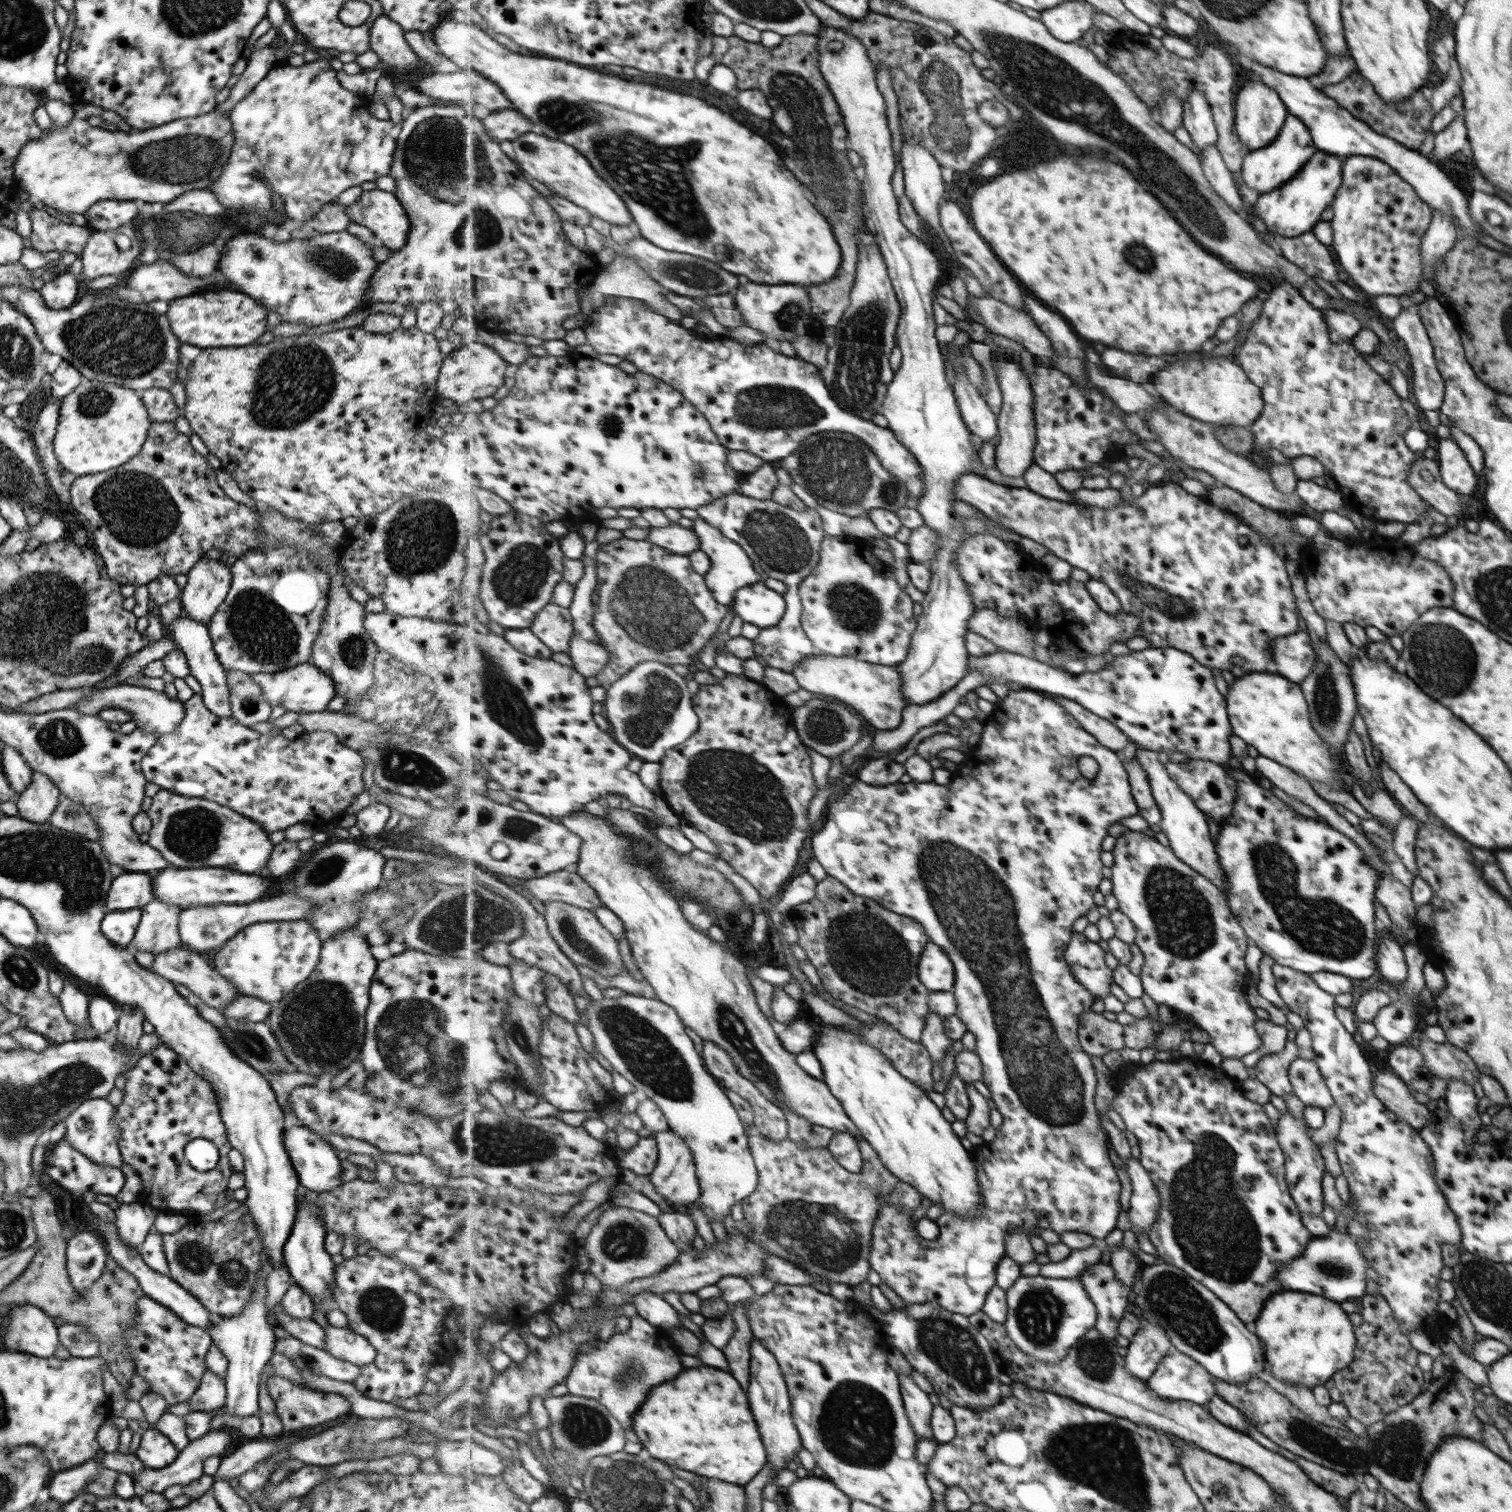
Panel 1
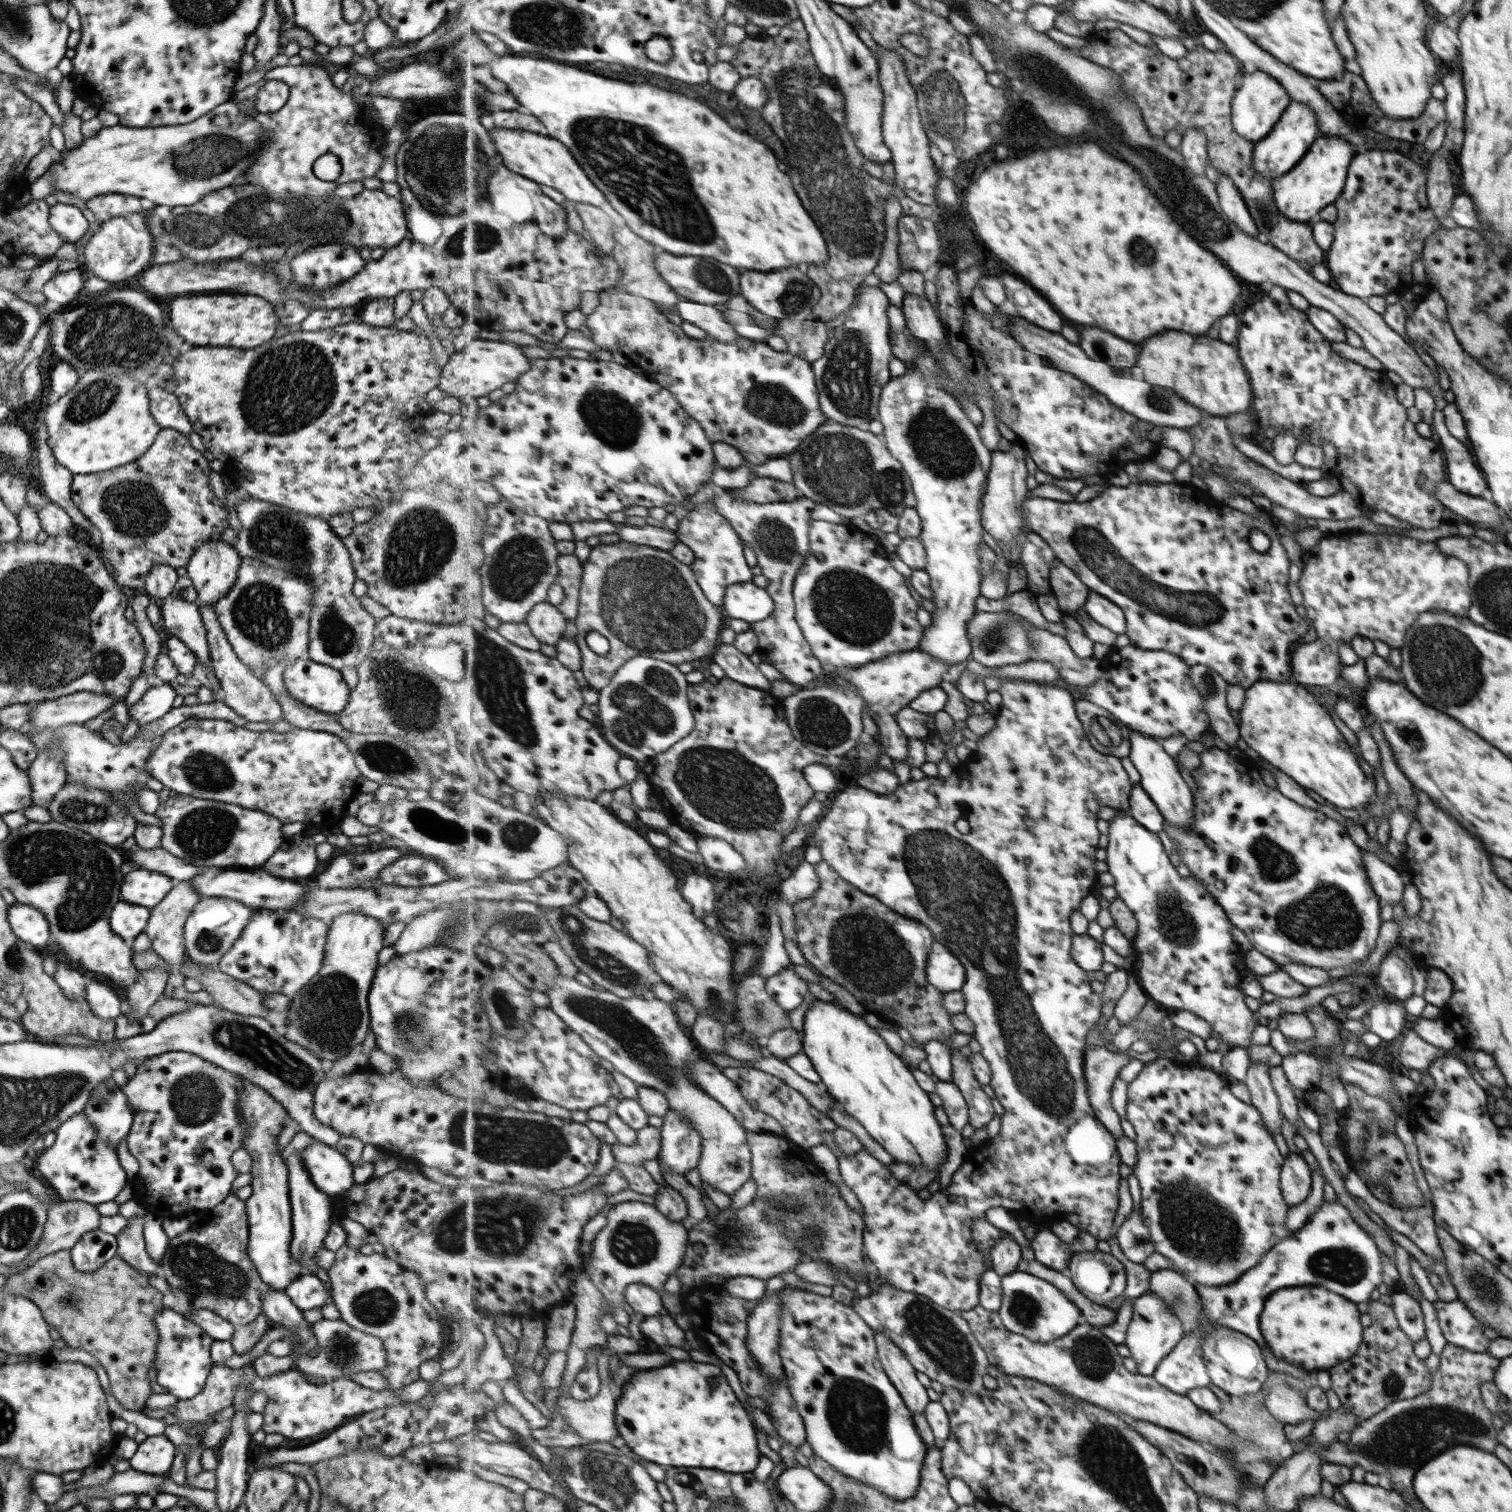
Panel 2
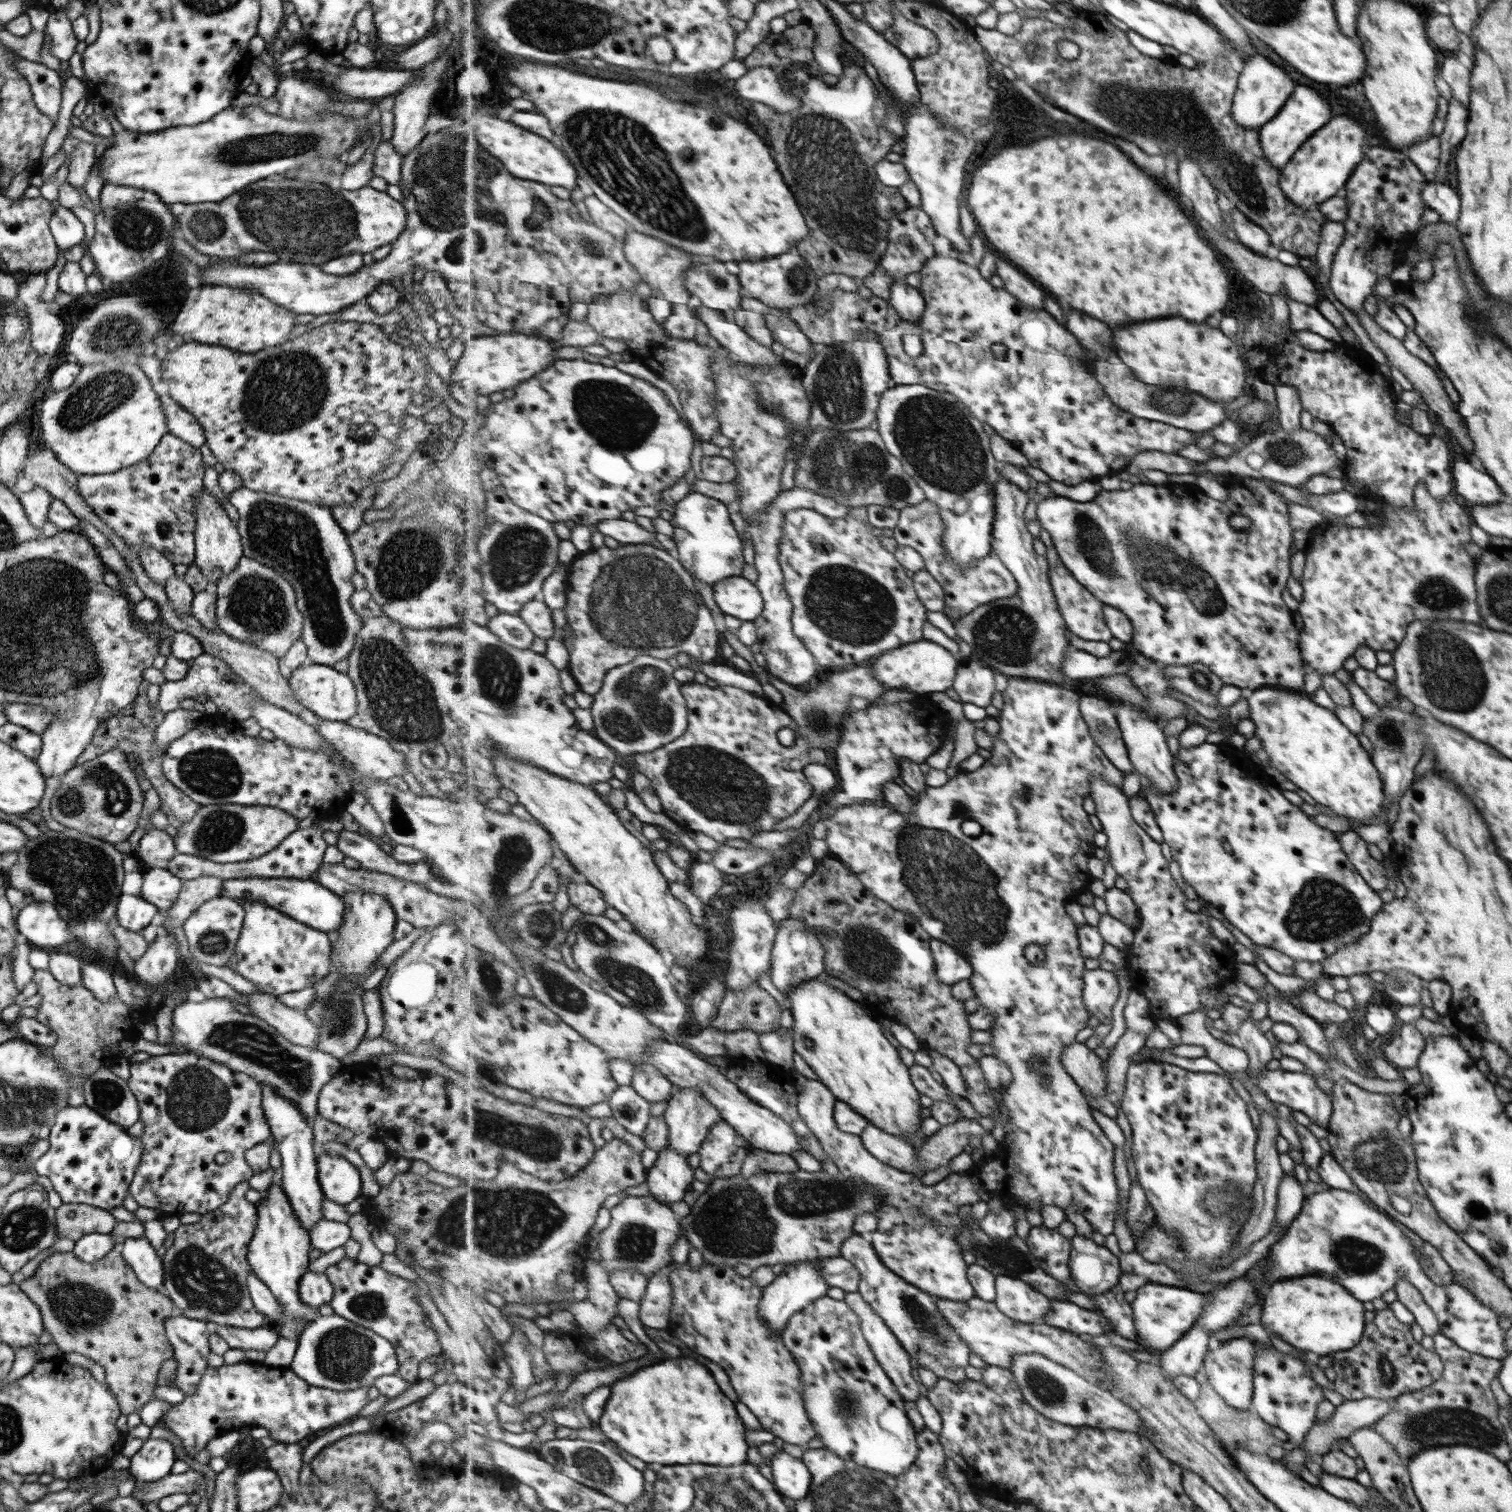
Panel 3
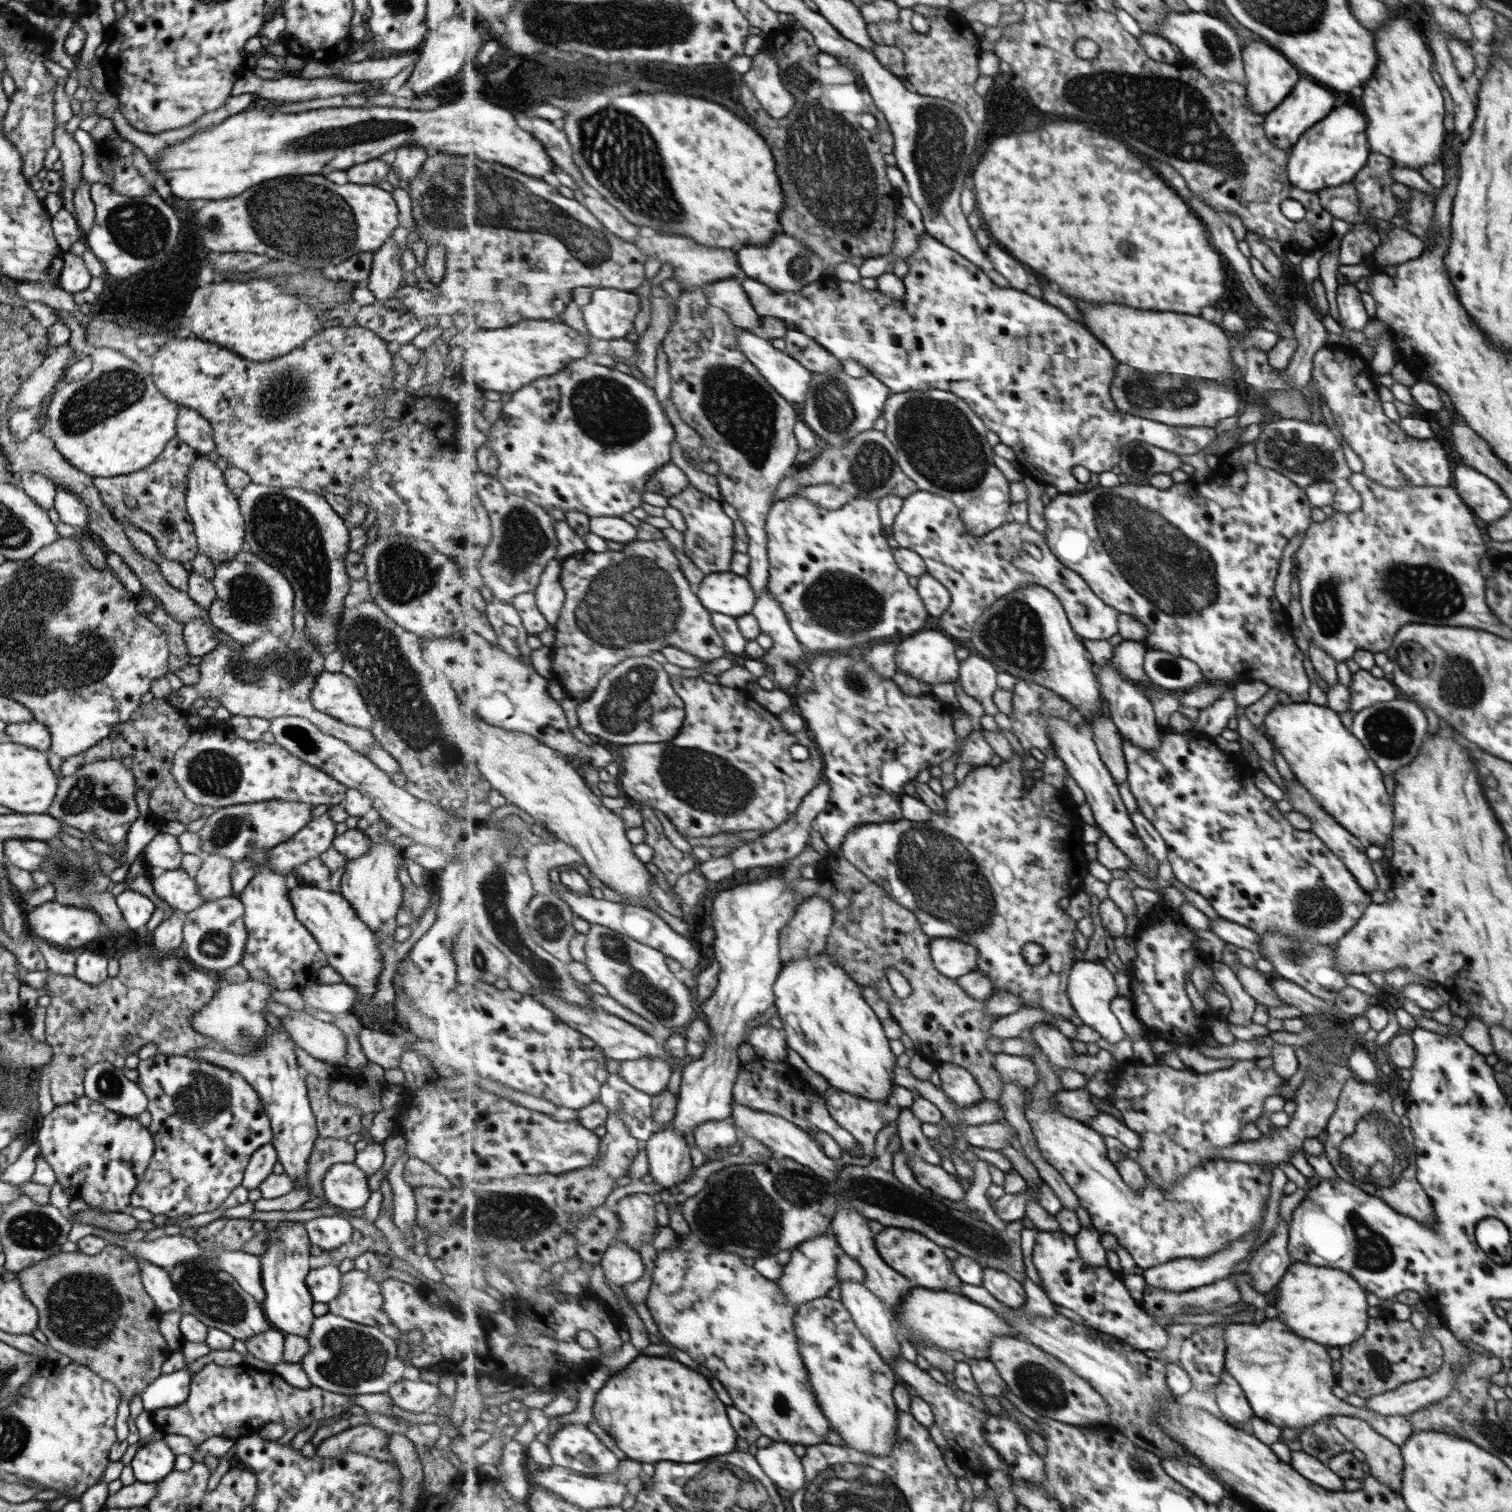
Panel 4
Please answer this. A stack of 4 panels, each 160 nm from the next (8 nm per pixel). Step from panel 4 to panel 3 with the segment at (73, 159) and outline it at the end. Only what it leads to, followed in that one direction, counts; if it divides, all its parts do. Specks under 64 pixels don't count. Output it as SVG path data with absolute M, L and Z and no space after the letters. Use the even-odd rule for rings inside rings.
M19 55L14 56L14 64L16 64L16 71L26 79L29 85L33 104L39 112L46 114L55 122L60 109L63 76L42 63L23 59Z

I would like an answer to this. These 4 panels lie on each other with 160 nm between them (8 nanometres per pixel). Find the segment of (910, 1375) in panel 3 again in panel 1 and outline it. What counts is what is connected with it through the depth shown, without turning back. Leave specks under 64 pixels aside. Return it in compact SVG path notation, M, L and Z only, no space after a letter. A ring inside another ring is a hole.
M899 1375L901 1381L901 1390L904 1395L904 1403L909 1420L912 1421L912 1427L920 1440L929 1439L935 1441L933 1436L932 1416L936 1401L934 1397L927 1392L923 1392L915 1380L906 1375Z

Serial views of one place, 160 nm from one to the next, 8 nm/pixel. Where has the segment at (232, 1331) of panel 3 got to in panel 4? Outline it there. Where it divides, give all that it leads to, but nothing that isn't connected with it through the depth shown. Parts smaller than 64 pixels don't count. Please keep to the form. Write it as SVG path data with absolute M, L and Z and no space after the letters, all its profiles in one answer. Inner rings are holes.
M269 1328L259 1335L243 1339L242 1342L251 1356L263 1359L267 1364L274 1366L282 1362L283 1339L281 1332L277 1331L277 1329Z

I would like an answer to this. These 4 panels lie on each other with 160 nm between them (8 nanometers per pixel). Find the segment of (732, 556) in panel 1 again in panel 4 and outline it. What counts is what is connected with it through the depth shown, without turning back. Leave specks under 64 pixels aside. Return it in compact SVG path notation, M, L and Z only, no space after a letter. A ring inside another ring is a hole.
M689 484L681 494L666 500L667 504L677 509L685 522L683 531L683 553L704 574L729 572L731 558L735 553L734 539L739 537L737 524L722 510L721 503L696 490Z

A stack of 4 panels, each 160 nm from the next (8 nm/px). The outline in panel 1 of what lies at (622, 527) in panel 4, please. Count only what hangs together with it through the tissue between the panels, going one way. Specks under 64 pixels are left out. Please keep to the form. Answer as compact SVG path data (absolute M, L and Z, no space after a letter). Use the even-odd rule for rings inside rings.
M673 524L665 528L651 527L651 541L672 553L687 556L692 552L701 550L700 536L693 528Z

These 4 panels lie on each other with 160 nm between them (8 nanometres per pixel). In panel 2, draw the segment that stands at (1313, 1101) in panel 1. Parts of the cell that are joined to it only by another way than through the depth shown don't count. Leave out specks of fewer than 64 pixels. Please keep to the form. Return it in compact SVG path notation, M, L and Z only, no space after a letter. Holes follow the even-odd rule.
M1297 1052L1292 1055L1282 1056L1279 1066L1292 1088L1299 1090L1314 1090L1319 1088L1320 1064L1309 1053Z

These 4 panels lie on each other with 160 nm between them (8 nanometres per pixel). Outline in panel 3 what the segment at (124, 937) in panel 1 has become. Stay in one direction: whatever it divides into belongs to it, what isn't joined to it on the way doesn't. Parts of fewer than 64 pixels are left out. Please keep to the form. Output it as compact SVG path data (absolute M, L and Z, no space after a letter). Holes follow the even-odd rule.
M121 894L116 902L114 916L119 926L131 932L142 930L157 919L157 908L137 895Z

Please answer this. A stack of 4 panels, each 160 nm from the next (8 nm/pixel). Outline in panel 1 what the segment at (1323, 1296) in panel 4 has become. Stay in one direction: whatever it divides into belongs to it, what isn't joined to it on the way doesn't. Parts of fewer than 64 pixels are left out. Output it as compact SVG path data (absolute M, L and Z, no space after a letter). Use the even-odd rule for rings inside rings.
M1278 1292L1275 1296L1271 1296L1267 1301L1264 1302L1263 1310L1260 1314L1256 1316L1254 1320L1253 1332L1261 1340L1264 1349L1265 1360L1267 1360L1267 1365L1269 1367L1270 1375L1285 1384L1300 1384L1301 1386L1306 1386L1307 1388L1312 1388L1317 1385L1324 1385L1327 1381L1331 1380L1332 1376L1340 1371L1342 1368L1348 1366L1349 1363L1355 1358L1355 1348L1356 1348L1356 1337L1354 1332L1354 1326L1349 1324L1347 1320L1347 1314L1339 1308L1339 1303L1331 1300L1327 1300L1321 1296L1315 1296L1307 1292Z

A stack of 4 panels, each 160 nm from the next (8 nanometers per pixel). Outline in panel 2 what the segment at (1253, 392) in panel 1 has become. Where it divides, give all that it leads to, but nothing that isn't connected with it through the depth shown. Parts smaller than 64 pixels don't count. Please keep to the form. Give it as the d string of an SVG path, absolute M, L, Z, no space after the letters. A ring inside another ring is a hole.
M1163 332L1151 336L1139 346L1139 356L1134 372L1145 382L1171 389L1179 398L1209 416L1236 415L1245 412L1251 404L1251 389L1247 382L1246 370L1239 362L1235 348L1223 341L1209 340L1203 336L1189 336L1183 332Z

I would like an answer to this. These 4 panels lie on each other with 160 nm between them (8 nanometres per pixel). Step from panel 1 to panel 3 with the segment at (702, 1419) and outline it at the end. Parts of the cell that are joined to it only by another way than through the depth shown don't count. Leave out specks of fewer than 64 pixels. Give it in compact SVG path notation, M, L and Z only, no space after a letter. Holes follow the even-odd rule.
M680 1356L675 1360L667 1360L667 1362L661 1362L661 1364L655 1364L655 1366L647 1366L647 1368L641 1368L639 1372L635 1372L633 1376L623 1377L623 1380L619 1378L611 1385L611 1393L604 1407L602 1417L597 1424L602 1432L612 1442L616 1443L617 1447L621 1450L627 1450L631 1452L633 1456L645 1460L645 1462L659 1462L659 1464L665 1464L665 1466L673 1466L673 1464L715 1464L715 1466L737 1466L737 1464L745 1464L747 1462L747 1452L749 1452L748 1437L745 1438L745 1432L748 1430L733 1404L733 1400L729 1400L723 1390L719 1388L715 1376L711 1374L711 1370L703 1363L699 1363L695 1359L687 1356Z

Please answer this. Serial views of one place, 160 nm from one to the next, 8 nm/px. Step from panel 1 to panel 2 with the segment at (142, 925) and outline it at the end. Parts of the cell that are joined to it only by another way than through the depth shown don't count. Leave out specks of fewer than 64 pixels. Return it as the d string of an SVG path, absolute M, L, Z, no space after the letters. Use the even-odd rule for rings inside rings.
M188 881L175 882L171 890L153 908L149 909L149 918L147 919L144 932L145 936L148 936L151 941L150 950L153 954L157 954L161 960L165 961L165 964L170 966L162 996L173 999L186 999L197 1004L213 1005L213 999L204 990L190 993L183 988L183 980L185 978L179 970L181 962L186 959L182 928L187 915L199 899L201 899L200 894L194 891Z

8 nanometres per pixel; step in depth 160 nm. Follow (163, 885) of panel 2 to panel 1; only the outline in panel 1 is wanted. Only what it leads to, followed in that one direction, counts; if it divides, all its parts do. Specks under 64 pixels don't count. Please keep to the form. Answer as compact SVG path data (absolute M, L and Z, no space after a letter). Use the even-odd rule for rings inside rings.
M124 872L110 882L105 895L104 910L108 912L140 909L153 899L150 873Z

